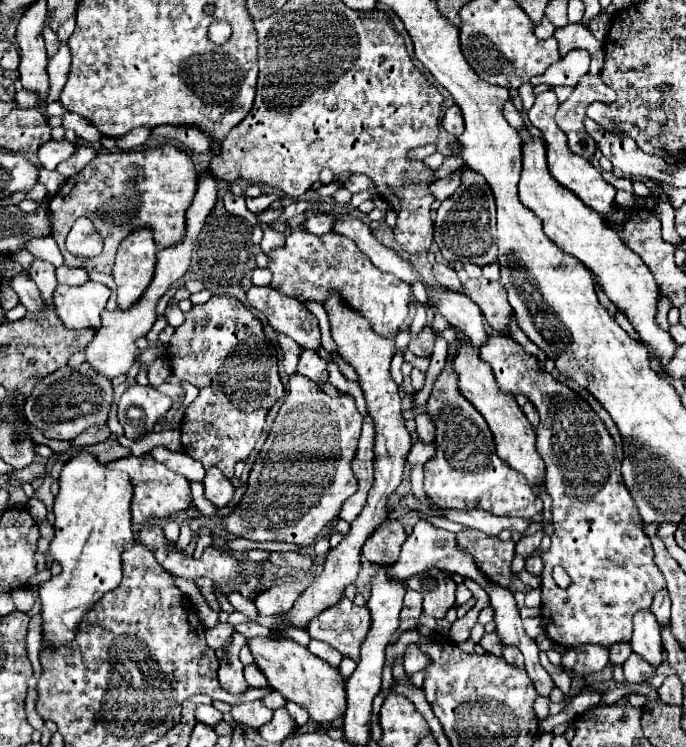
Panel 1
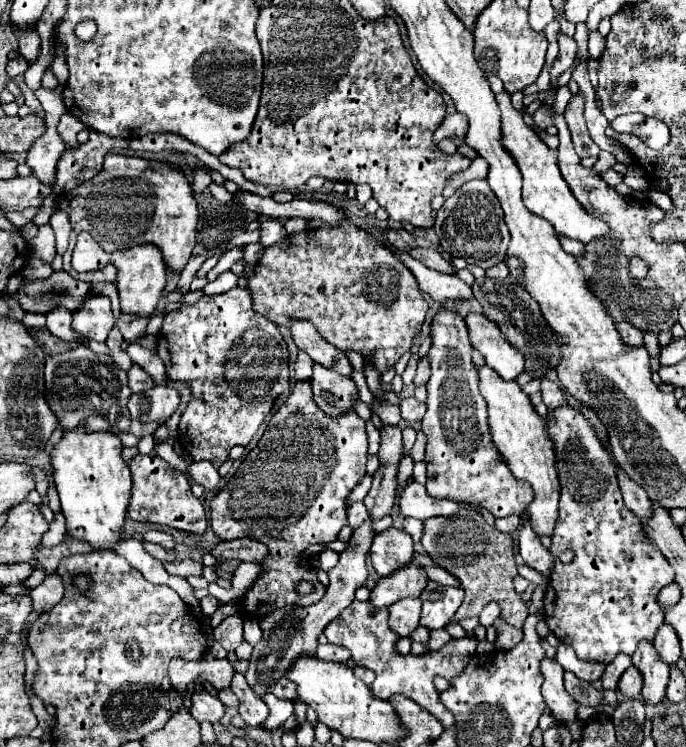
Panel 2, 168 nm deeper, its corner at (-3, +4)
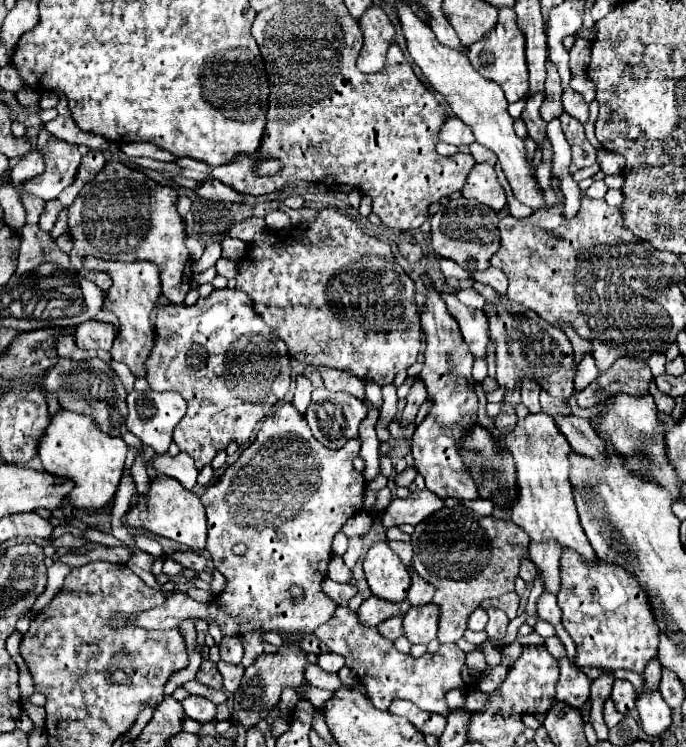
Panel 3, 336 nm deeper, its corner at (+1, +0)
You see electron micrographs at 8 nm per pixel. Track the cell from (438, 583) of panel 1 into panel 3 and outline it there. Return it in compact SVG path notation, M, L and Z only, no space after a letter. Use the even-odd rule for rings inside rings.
M434 603L412 607L404 615L404 637L412 645L428 645L432 639L436 639L438 631L438 607Z

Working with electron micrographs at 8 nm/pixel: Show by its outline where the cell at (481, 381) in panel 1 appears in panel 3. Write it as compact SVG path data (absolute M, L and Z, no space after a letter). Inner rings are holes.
M528 415L526 419L520 419L516 429L512 433L508 433L504 437L504 445L506 449L512 453L514 461L516 461L516 469L518 469L518 503L514 505L512 511L512 521L524 529L530 537L530 559L540 575L540 581L544 583L544 591L558 595L560 591L560 555L564 549L574 549L580 553L580 557L586 563L596 563L598 557L592 549L592 545L588 545L588 539L584 535L584 529L578 521L578 513L576 513L576 505L574 505L574 497L572 497L572 487L568 481L568 471L570 471L570 461L568 461L568 453L572 451L566 437L560 433L560 429L556 429L554 417L548 415Z

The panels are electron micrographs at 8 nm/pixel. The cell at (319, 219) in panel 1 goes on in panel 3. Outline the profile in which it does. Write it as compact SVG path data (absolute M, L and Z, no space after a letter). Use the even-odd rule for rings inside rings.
M272 211L264 219L266 219L266 225L272 227L272 229L286 229L286 227L290 227L290 217L284 211Z

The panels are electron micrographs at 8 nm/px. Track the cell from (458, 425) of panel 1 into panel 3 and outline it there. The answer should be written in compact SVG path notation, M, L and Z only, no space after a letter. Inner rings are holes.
M424 275L422 281L428 287L428 297L420 313L420 321L428 345L424 353L424 369L420 373L420 379L426 385L428 395L434 399L434 407L430 409L428 417L420 425L416 425L416 431L412 435L414 467L424 477L426 489L436 493L440 499L478 499L478 487L464 469L462 455L458 451L458 445L464 441L464 435L468 433L470 425L476 423L478 399L474 393L472 379L474 357L468 351L468 345L464 345L460 329L454 317L448 313L444 301L440 299L440 293L432 287L430 277ZM450 425L462 425L462 429L452 431Z

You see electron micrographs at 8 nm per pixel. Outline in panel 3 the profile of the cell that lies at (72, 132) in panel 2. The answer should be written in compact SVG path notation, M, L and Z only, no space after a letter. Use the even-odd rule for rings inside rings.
M46 129L40 131L36 139L36 149L44 157L45 171L23 183L17 191L20 195L23 192L38 195L44 201L56 199L60 191L72 185L72 181L76 179L76 169L80 167L82 155L78 151L78 145L56 139Z

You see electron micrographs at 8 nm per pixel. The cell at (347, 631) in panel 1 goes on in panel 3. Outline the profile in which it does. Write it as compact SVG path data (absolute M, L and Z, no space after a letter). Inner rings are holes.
M338 607L332 619L320 629L314 631L314 635L326 643L326 647L342 655L346 659L346 667L356 673L360 683L366 687L366 695L372 701L372 705L380 711L388 711L390 703L396 699L408 699L416 703L422 711L448 715L450 709L446 705L446 693L450 689L460 689L464 685L460 669L464 665L464 651L460 651L454 643L440 645L438 653L430 655L424 653L422 657L414 659L412 655L404 655L394 649L392 641L384 639L376 627L368 629L358 621L358 615L350 611L348 607Z

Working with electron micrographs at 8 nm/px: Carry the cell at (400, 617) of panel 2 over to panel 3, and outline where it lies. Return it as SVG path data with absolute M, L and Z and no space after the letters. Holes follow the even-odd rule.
M392 617L392 619L384 621L384 623L380 623L378 633L380 633L384 639L396 641L396 639L402 637L402 633L404 633L404 629L402 629L402 617Z

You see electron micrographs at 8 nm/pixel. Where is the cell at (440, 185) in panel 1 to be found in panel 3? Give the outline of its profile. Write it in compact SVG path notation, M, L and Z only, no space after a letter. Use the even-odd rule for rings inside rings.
M476 163L462 187L462 197L476 199L494 211L506 207L506 195L496 179L496 171L488 163Z

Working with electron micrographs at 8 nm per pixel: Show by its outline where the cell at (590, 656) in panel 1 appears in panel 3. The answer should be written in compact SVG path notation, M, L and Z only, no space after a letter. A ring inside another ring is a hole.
M566 657L560 659L560 679L556 685L558 701L562 701L574 709L582 709L588 701L590 685L592 685L592 681L578 667L574 667Z

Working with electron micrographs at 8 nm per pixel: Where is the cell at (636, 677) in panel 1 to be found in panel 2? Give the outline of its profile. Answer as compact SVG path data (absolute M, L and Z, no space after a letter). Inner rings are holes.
M632 665L624 671L624 675L620 677L620 683L618 683L618 689L626 695L626 697L638 697L640 695L640 671Z

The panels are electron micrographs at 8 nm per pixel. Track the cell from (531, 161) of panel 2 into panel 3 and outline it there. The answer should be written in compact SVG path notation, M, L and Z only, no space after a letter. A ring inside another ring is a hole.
M396 1L396 13L398 13L398 21L402 27L402 33L406 39L406 49L410 53L410 57L422 69L428 83L440 95L446 97L452 113L456 117L460 117L464 123L468 123L468 127L474 131L476 141L498 155L502 171L506 173L506 179L514 191L514 197L518 201L522 201L524 205L532 207L534 211L544 207L542 191L540 191L536 179L532 177L532 167L526 163L524 141L514 133L512 117L508 115L508 101L504 97L504 91L494 81L484 79L470 65L470 61L464 53L456 53L454 49L440 45L440 41L436 39L432 29L424 21L420 21L420 17L416 17L416 13L412 13L410 5L404 5L404 1Z

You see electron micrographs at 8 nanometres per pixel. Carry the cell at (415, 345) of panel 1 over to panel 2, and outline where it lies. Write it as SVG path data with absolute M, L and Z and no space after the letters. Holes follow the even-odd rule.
M422 357L420 363L418 363L416 377L414 377L414 385L422 385L422 383L426 383L428 377L430 377L430 361L428 361L428 357Z

